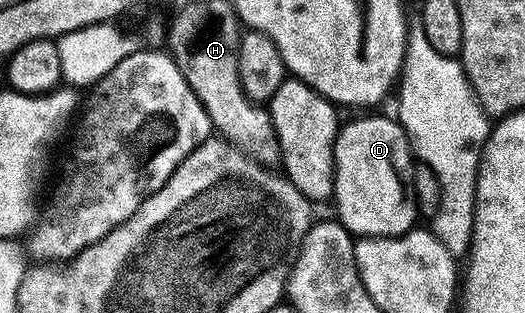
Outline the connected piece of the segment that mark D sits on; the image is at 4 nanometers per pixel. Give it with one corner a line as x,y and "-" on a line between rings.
356,119
340,129
334,204
339,222
356,237
396,239
413,230
421,218
414,189
418,163
403,123
392,119

